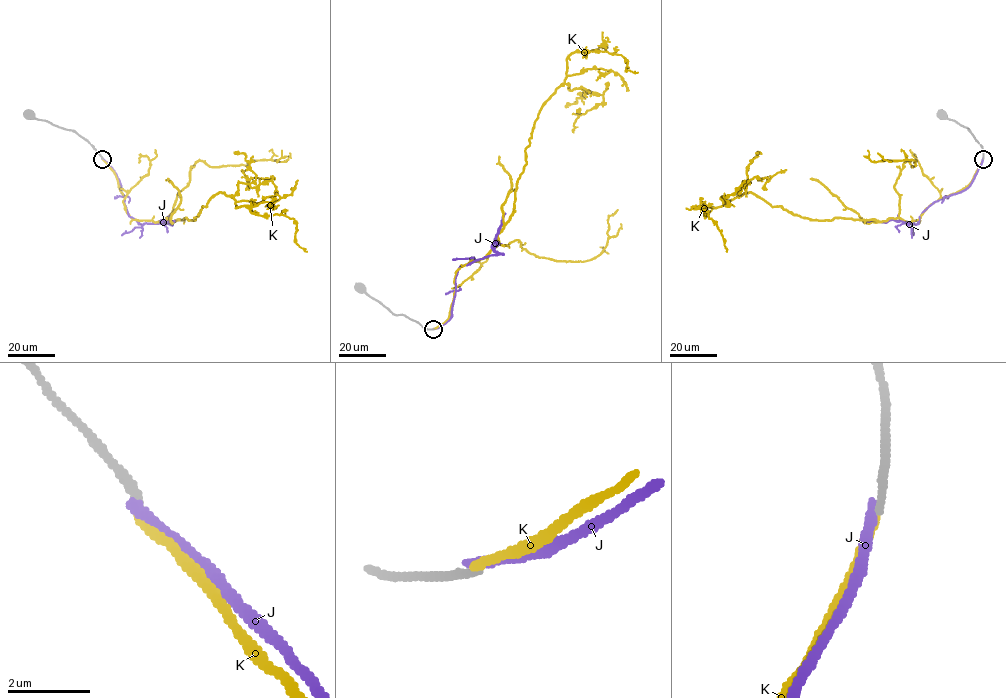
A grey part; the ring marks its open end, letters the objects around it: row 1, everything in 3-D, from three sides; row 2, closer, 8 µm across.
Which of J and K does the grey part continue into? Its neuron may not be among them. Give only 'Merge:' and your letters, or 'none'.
Merge: K

